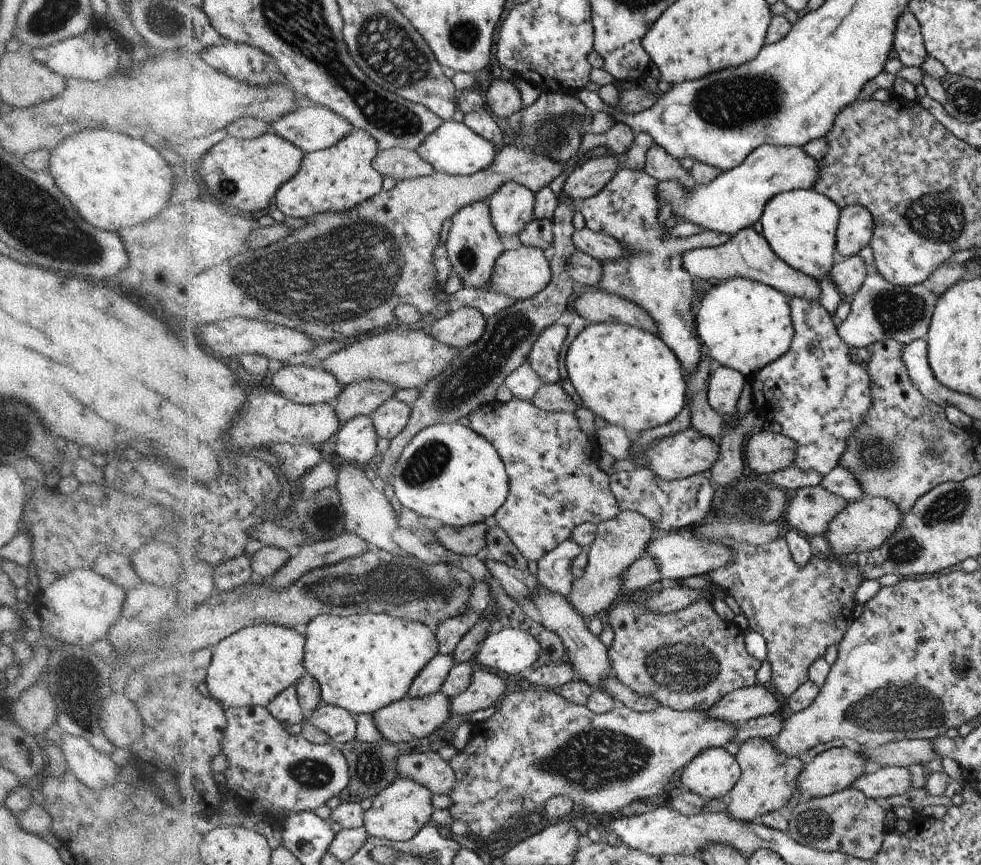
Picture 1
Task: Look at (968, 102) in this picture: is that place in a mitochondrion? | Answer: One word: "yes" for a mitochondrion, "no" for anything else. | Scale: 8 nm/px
yes

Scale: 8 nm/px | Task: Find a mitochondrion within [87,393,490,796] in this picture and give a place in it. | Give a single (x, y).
(385, 584)

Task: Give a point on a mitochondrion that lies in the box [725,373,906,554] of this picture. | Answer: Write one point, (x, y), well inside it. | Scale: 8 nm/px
(873, 455)

